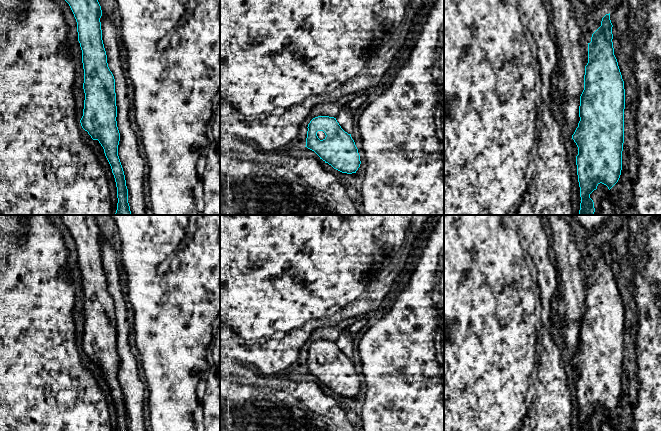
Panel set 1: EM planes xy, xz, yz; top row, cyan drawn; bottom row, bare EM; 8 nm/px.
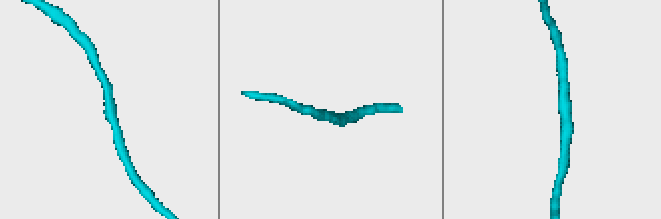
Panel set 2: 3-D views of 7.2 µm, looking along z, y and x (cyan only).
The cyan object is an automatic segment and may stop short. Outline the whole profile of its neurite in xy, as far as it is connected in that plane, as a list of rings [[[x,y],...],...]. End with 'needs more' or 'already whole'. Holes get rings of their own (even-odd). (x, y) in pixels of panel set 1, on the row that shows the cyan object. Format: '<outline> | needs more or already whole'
[[[65,0],[76,19],[78,41],[82,50],[85,93],[82,128],[93,140],[98,140],[111,166],[117,187],[115,215],[132,215],[128,189],[118,156],[120,133],[117,127],[115,79],[108,67],[102,40],[98,0]]] | already whole

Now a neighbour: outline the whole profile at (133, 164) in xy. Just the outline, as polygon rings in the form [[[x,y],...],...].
[[[103,13],[100,22],[108,67],[115,79],[116,121],[120,133],[118,156],[128,189],[128,203],[132,215],[146,215],[143,185],[145,160],[139,152],[140,138],[134,131],[130,121],[131,102],[127,92],[125,74],[120,62],[119,26]]]

